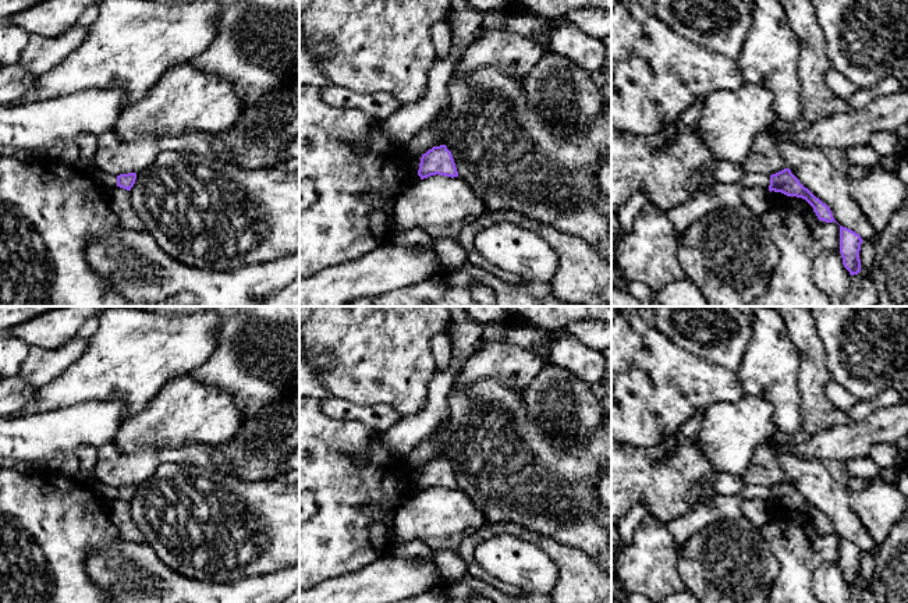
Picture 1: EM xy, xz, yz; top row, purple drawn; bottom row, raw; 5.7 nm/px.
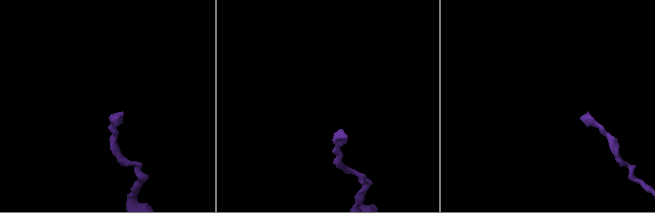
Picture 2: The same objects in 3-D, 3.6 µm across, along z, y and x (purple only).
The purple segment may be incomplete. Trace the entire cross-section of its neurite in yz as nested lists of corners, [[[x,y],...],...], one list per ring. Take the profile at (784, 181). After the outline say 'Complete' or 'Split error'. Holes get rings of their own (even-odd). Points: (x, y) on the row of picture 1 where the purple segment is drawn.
[[[784,169],[770,175],[769,191],[781,192],[787,196],[802,198],[813,207],[813,212],[819,220],[826,223],[837,223],[830,207],[816,198],[808,188],[805,188],[790,169]]]. Complete

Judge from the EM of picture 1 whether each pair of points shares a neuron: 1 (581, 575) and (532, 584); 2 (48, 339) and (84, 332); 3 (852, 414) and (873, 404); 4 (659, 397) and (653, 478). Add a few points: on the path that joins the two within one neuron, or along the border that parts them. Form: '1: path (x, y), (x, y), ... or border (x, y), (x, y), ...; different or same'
1: border (542, 550), (557, 570), (557, 581), (553, 588); different
2: border (87, 320), (74, 336); different
3: path (858, 412), (868, 407); same
4: border (678, 431), (648, 447), (625, 444); different

